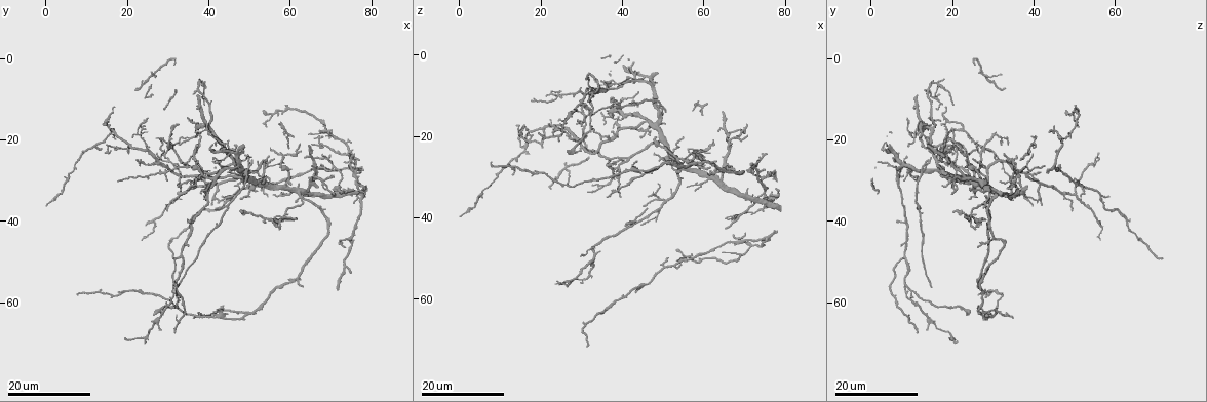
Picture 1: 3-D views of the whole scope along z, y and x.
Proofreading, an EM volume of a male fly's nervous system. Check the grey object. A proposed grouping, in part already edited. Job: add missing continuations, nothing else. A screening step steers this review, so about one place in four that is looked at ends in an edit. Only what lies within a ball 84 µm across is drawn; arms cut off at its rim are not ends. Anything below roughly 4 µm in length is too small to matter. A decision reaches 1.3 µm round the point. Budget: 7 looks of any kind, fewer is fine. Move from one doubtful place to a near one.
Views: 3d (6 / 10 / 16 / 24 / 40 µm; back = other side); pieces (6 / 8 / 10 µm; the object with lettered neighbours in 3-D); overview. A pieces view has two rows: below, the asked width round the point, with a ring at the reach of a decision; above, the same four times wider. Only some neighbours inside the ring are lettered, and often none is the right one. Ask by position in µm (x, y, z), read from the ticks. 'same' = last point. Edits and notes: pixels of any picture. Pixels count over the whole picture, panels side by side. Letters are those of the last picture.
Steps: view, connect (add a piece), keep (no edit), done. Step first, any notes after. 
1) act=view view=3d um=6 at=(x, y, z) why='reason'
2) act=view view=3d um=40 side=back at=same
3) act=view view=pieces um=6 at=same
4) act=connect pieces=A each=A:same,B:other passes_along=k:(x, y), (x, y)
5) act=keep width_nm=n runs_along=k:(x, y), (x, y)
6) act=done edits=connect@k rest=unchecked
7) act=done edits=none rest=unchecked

act=view view=3d um=24 at=(0.5, 36.0, 39.5) why='branch stops here'

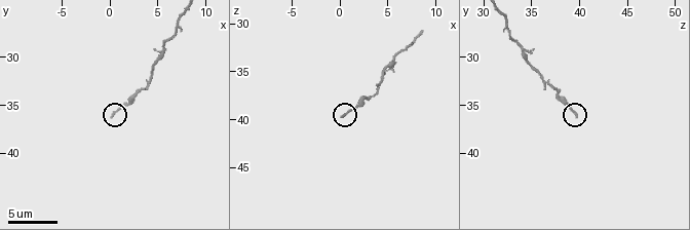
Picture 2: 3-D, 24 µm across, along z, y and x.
act=view view=pieces um=6 at=(0.4, 36.2, 39.4)

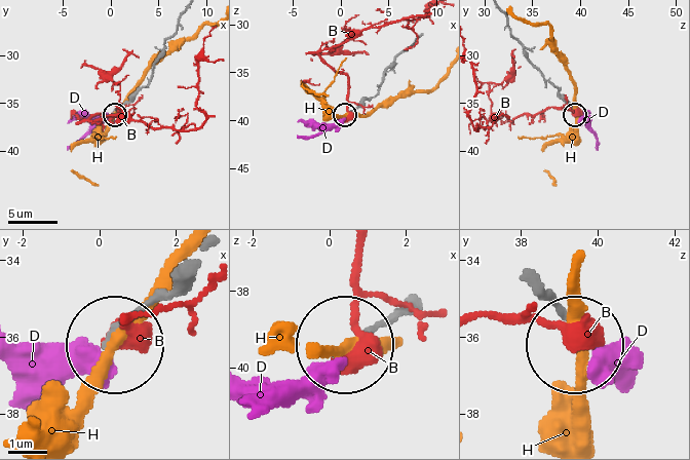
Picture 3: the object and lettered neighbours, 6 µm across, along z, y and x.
act=keep each=B:other,D:other,H:other runs_along=3:(188, 276), (112, 342) found='no lettered piece goes on from it'

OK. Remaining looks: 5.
act=view view=3d um=16 at=(24.0, 16.5, 18.0) why='thin end'

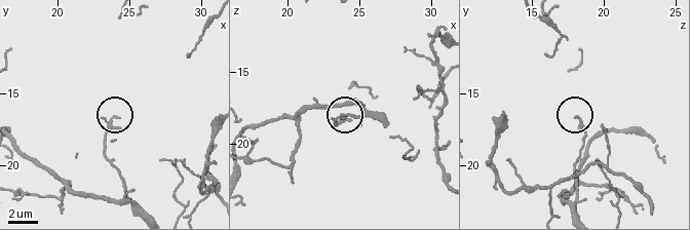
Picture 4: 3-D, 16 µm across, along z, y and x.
act=view view=pieces um=8 at=(24.0, 16.6, 18.0) why='see the neighbours'

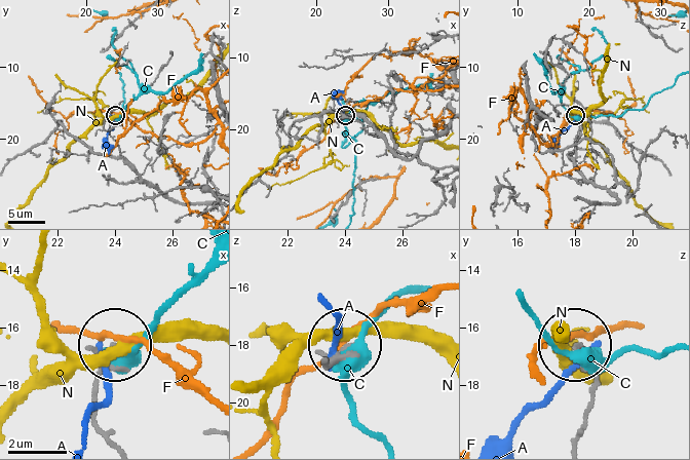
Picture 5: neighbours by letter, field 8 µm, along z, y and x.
act=keep each=A:other,C:other,F:other,N:other found='no lettered piece goes on from it'

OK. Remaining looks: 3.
act=view view=3d um=24 at=(47.5, 34.0, 24.5) why='an open end'

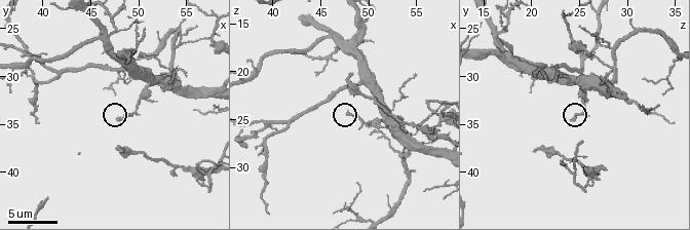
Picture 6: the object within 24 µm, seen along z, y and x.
act=view view=pieces um=10 at=(47.8, 34.6, 24.2) why='see the neighbours'

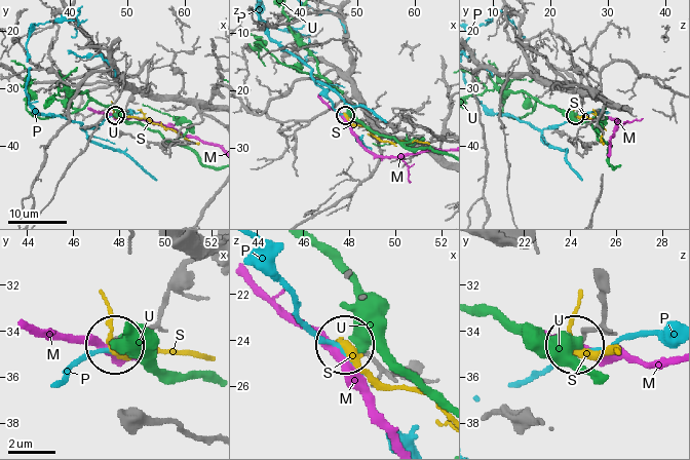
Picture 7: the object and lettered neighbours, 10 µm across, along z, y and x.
act=keep each=M:other,P:other,S:other,U:other found='no lettered piece goes on from it'

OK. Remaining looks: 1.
act=done edits=none rest=unchecked

